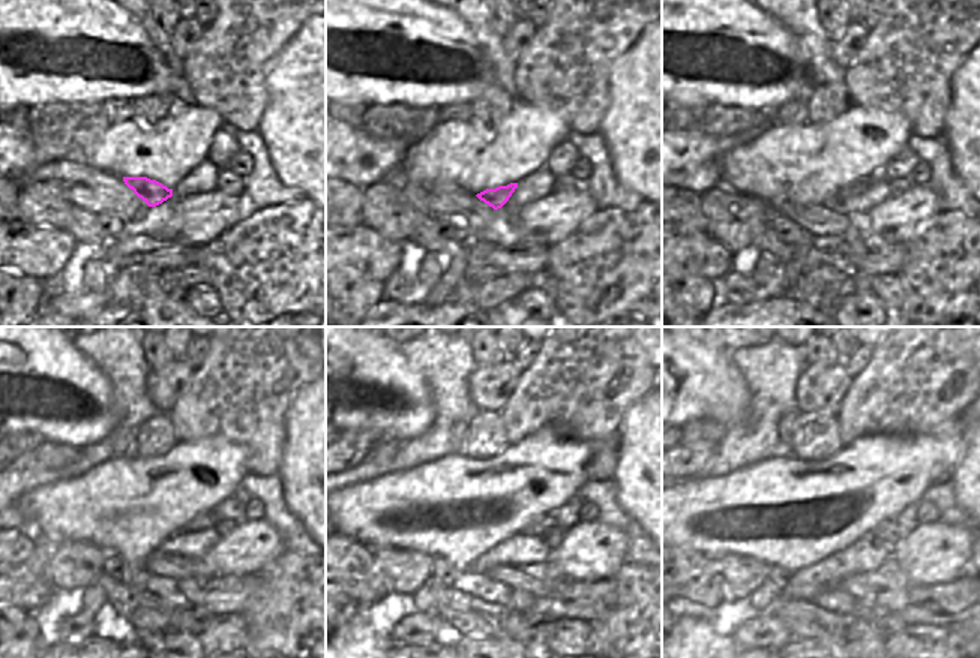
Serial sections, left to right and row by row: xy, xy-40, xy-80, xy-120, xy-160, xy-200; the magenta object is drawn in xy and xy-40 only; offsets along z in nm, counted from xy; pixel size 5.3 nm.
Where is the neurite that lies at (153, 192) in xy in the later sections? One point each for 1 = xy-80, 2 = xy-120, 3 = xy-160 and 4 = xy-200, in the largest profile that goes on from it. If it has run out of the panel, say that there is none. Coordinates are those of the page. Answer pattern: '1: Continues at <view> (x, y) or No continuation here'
1: Continues at xy-80 (860, 185)
2: Continues at xy-120 (207, 519)
3: Continues at xy-160 (539, 528)
4: Continues at xy-200 (887, 529)

